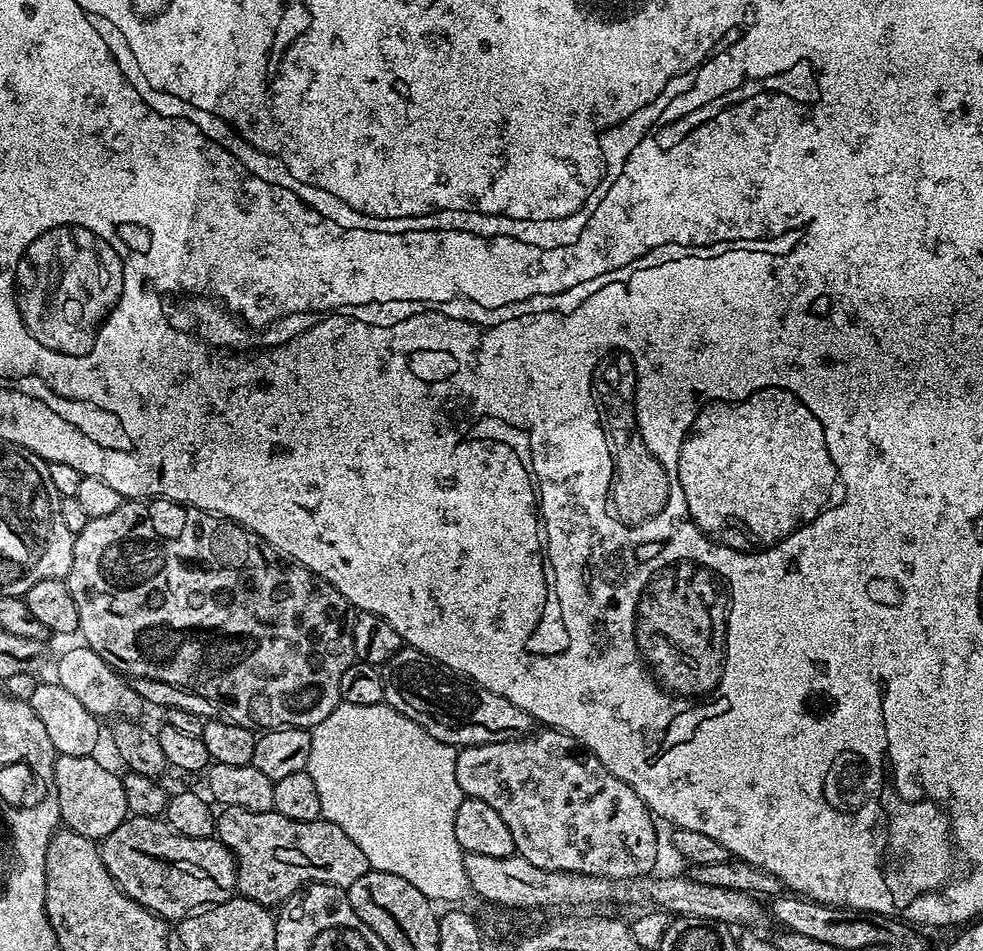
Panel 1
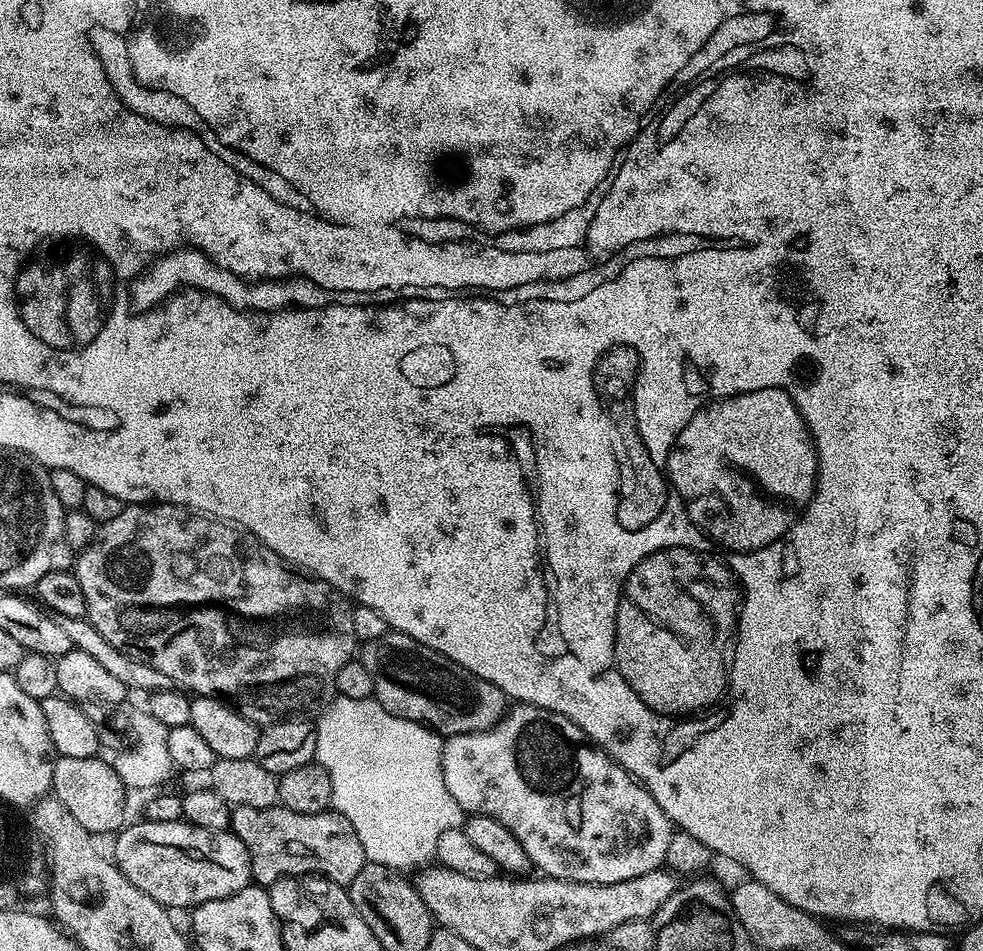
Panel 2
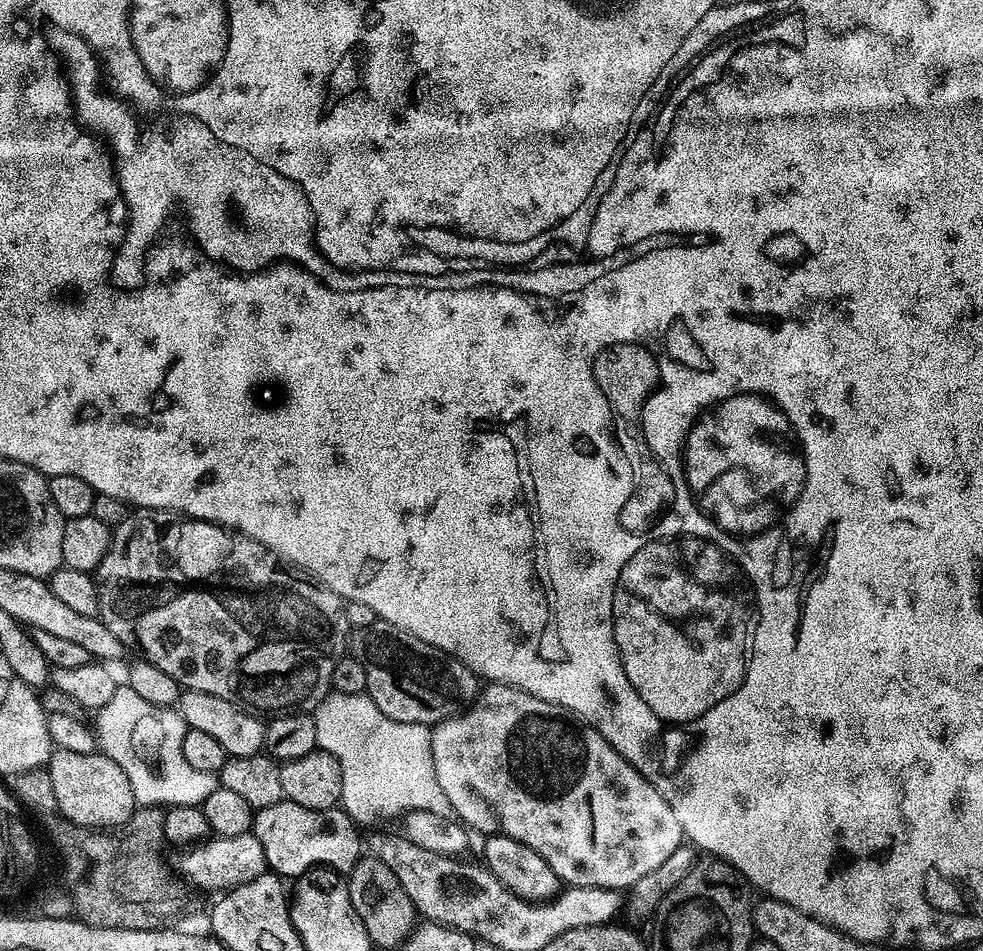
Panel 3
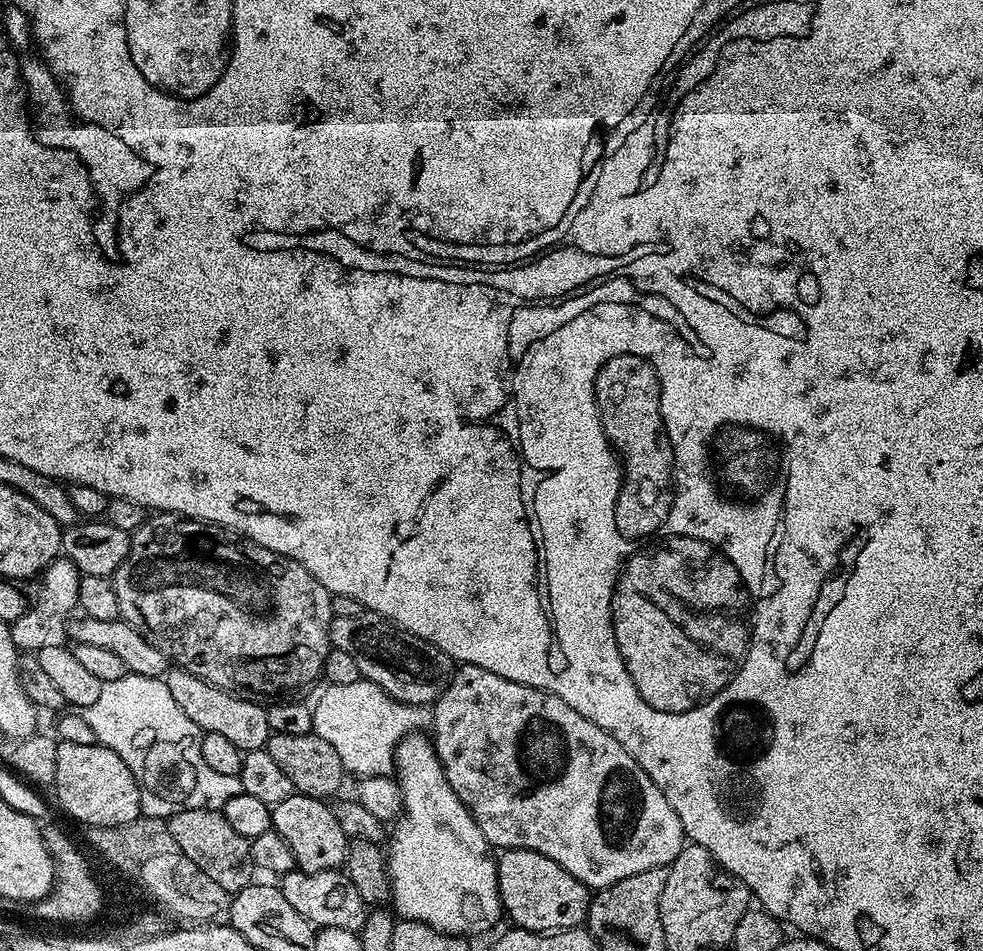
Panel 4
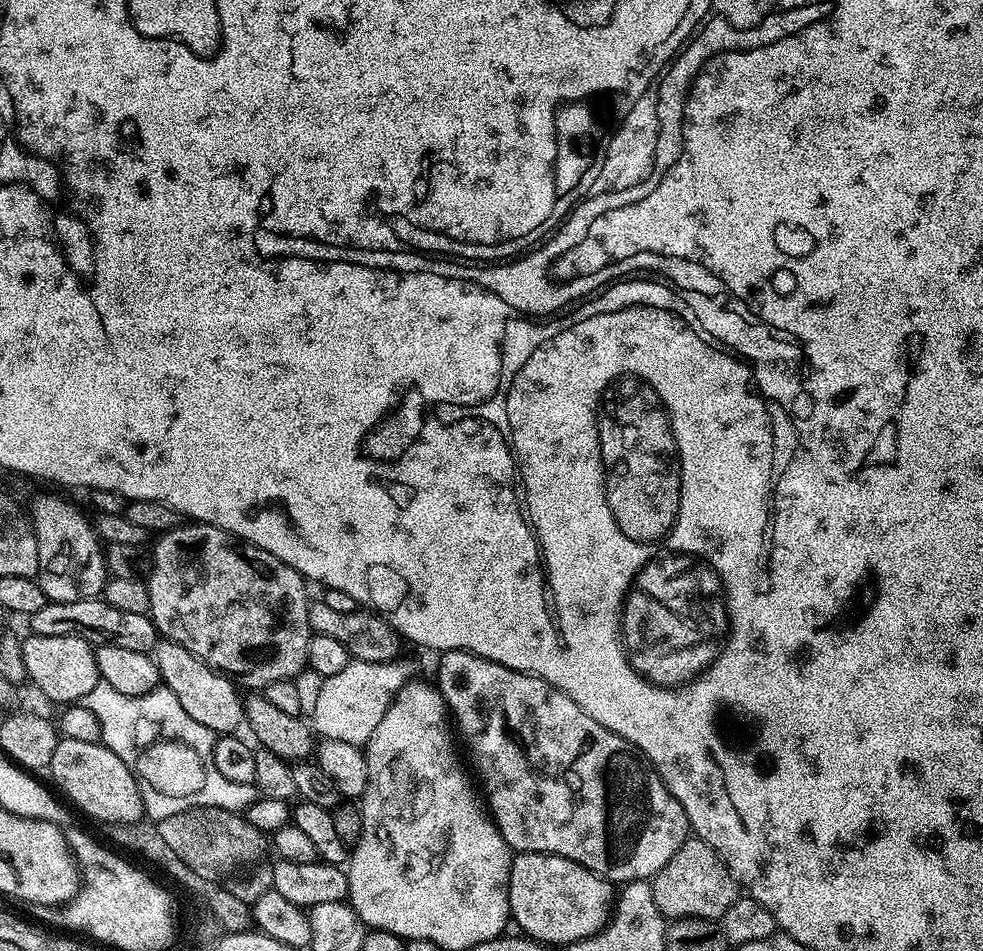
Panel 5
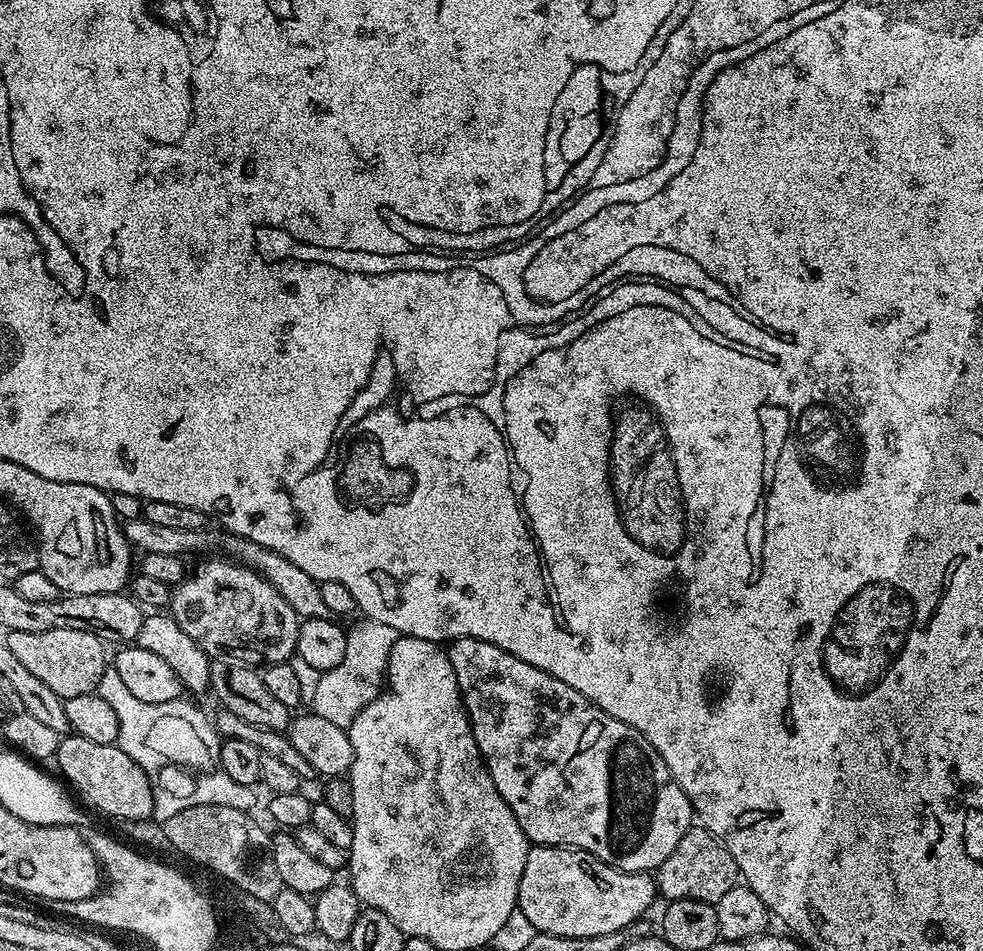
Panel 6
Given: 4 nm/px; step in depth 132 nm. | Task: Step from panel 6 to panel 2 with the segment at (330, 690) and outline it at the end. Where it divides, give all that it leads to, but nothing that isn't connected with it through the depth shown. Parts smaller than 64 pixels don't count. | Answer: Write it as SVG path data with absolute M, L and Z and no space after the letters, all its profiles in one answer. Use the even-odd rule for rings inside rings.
M336 696L332 703L323 712L319 713L315 725L315 763L321 764L328 772L330 786L332 787L332 808L335 811L341 812L352 823L354 830L358 830L358 842L362 842L365 861L380 863L382 866L397 870L407 870L406 868L414 870L419 866L427 865L436 855L438 834L442 834L442 830L461 827L466 819L465 812L458 806L458 802L454 802L454 798L450 794L450 790L446 790L446 782L442 778L442 750L444 749L444 740L440 733L433 732L431 728L425 728L423 724L419 724L413 720L398 718L394 714L390 714L374 698L359 700L358 698L346 698L345 696Z

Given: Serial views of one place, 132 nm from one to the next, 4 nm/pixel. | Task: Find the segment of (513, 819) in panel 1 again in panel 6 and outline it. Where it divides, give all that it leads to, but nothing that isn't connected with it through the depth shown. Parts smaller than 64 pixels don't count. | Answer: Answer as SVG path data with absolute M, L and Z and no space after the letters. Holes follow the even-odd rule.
M458 638L447 645L446 651L460 687L460 694L464 698L464 709L468 712L468 720L472 724L474 742L478 746L480 757L488 767L488 773L498 794L502 794L506 806L510 806L514 818L518 818L518 826L522 826L526 838L533 845L555 844L558 848L577 848L594 854L602 862L623 872L651 873L660 868L662 862L666 862L666 858L670 858L674 846L678 846L678 841L682 839L682 834L686 834L686 830L693 827L694 813L682 786L678 786L666 762L662 762L658 750L650 746L650 742L643 734L626 726L626 722L618 722L618 718L606 714L606 710L590 702L590 698L578 694L574 686L566 686L566 682L546 674L546 670L538 670L538 666L530 666L530 662L522 662L522 658L514 658L514 654L490 642L482 642L478 638Z

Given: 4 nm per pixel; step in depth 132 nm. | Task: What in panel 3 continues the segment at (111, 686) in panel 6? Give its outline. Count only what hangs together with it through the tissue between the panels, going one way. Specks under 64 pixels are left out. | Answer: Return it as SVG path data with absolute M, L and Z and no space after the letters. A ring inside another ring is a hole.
M130 686L117 687L114 698L110 698L110 702L106 702L104 708L99 709L95 713L96 724L94 723L94 731L96 734L96 743L99 751L105 756L110 757L114 762L118 762L118 766L122 766L122 770L126 770L126 774L130 778L130 786L136 795L136 803L140 806L175 806L180 804L180 796L182 796L182 804L203 805L204 799L202 794L213 792L218 786L218 780L215 775L206 778L206 772L196 774L196 770L190 770L190 762L182 760L182 754L178 754L178 764L162 764L162 772L164 776L170 780L182 780L182 786L176 784L164 784L160 780L148 778L150 770L146 770L148 764L146 762L146 754L148 754L148 746L150 746L150 738L148 732L154 732L158 736L166 736L166 752L168 754L176 754L178 750L182 750L182 725L184 717L180 715L175 707L169 706L163 708L154 702L148 702L146 698L142 698Z

